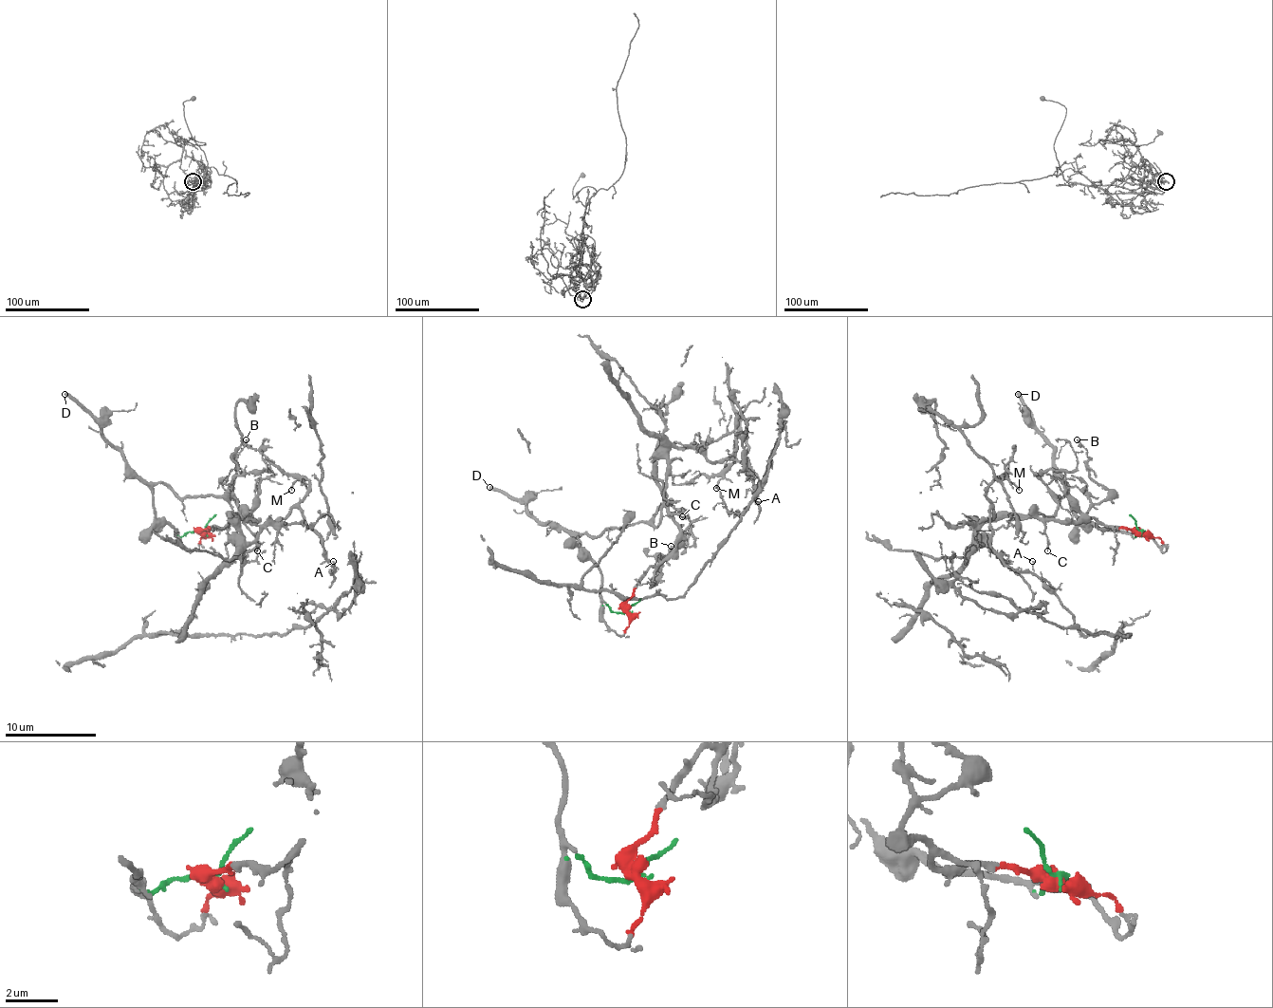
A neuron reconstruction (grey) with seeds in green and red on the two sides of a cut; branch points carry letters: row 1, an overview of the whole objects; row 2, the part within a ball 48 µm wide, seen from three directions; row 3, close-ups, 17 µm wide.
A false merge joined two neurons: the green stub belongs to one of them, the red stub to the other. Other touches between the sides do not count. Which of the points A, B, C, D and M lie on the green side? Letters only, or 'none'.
D

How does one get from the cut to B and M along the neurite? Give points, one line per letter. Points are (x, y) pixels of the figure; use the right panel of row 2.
B: (1142, 531), (1108, 527), (1099, 529), (1088, 515), (1108, 493), (1092, 478), (1088, 451), (1077, 439)
M: (1142, 531), (1012, 515), (986, 519), (976, 542), (992, 517), (987, 488), (1008, 478), (1020, 490)

